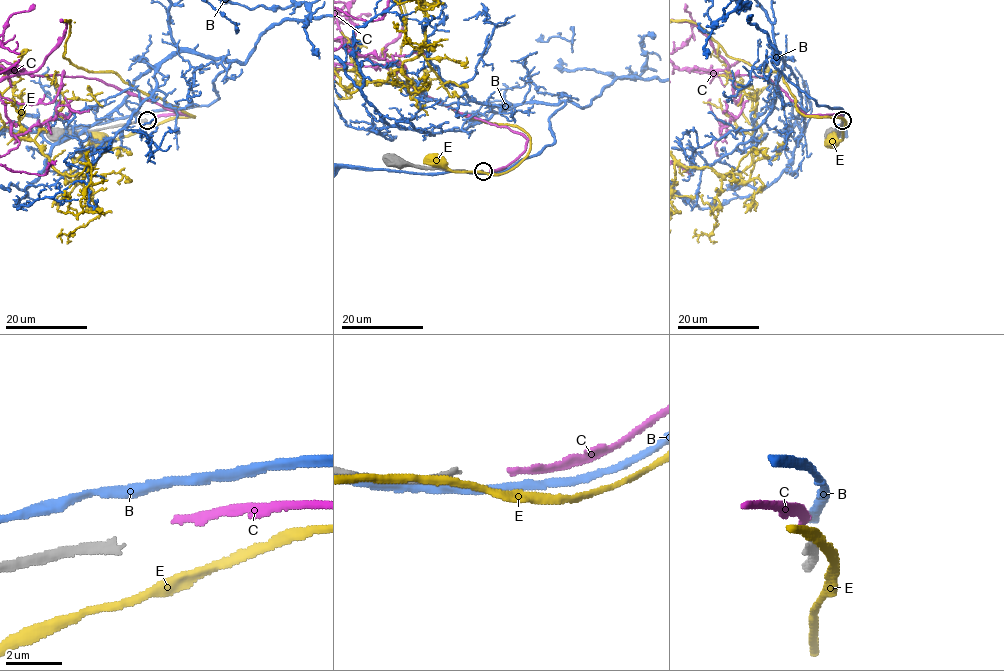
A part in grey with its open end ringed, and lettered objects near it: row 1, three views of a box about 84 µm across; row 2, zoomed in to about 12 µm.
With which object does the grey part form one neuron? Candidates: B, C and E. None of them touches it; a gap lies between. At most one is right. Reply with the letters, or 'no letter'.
C

